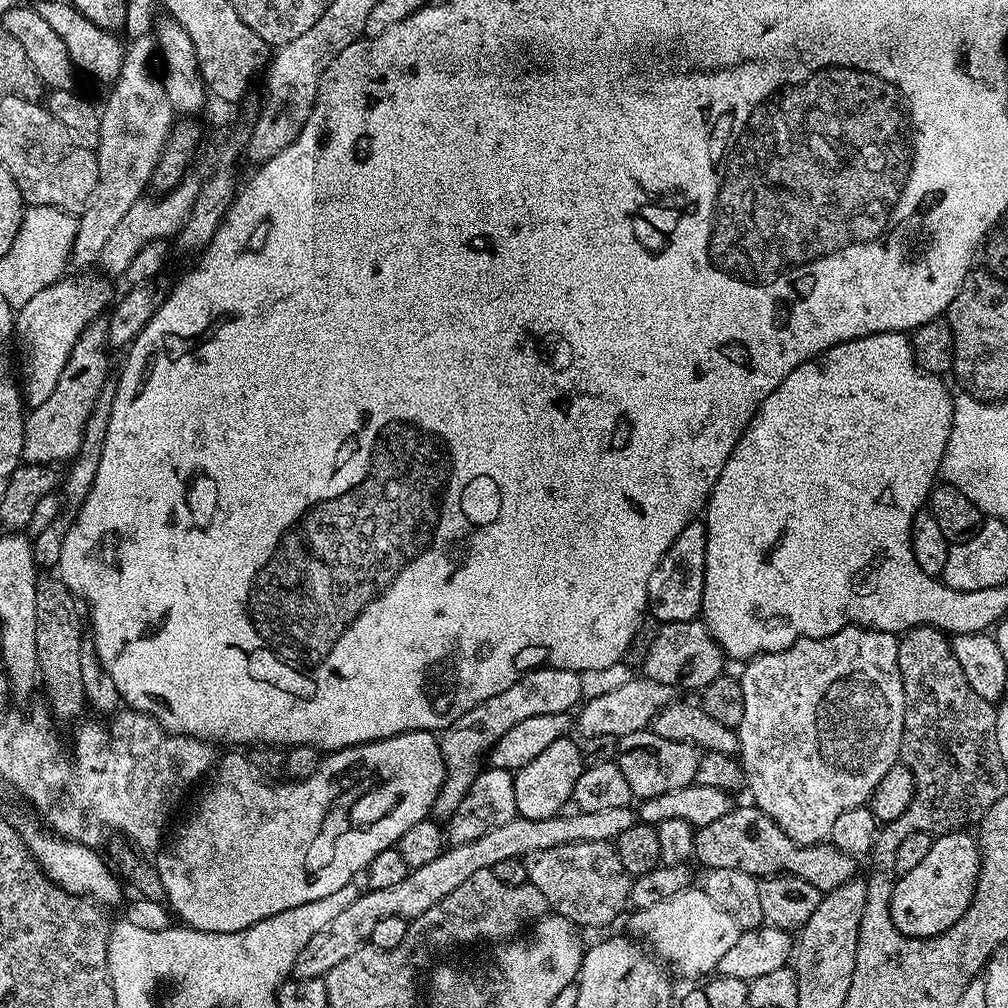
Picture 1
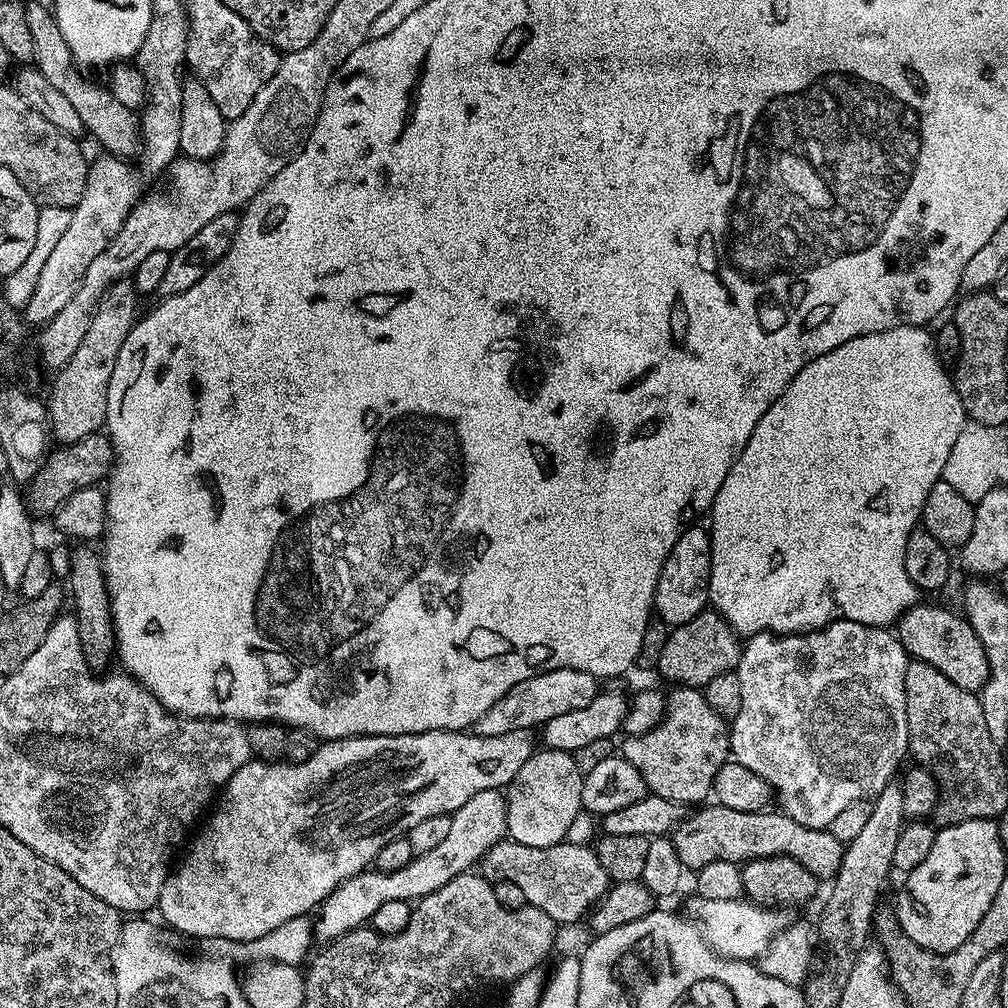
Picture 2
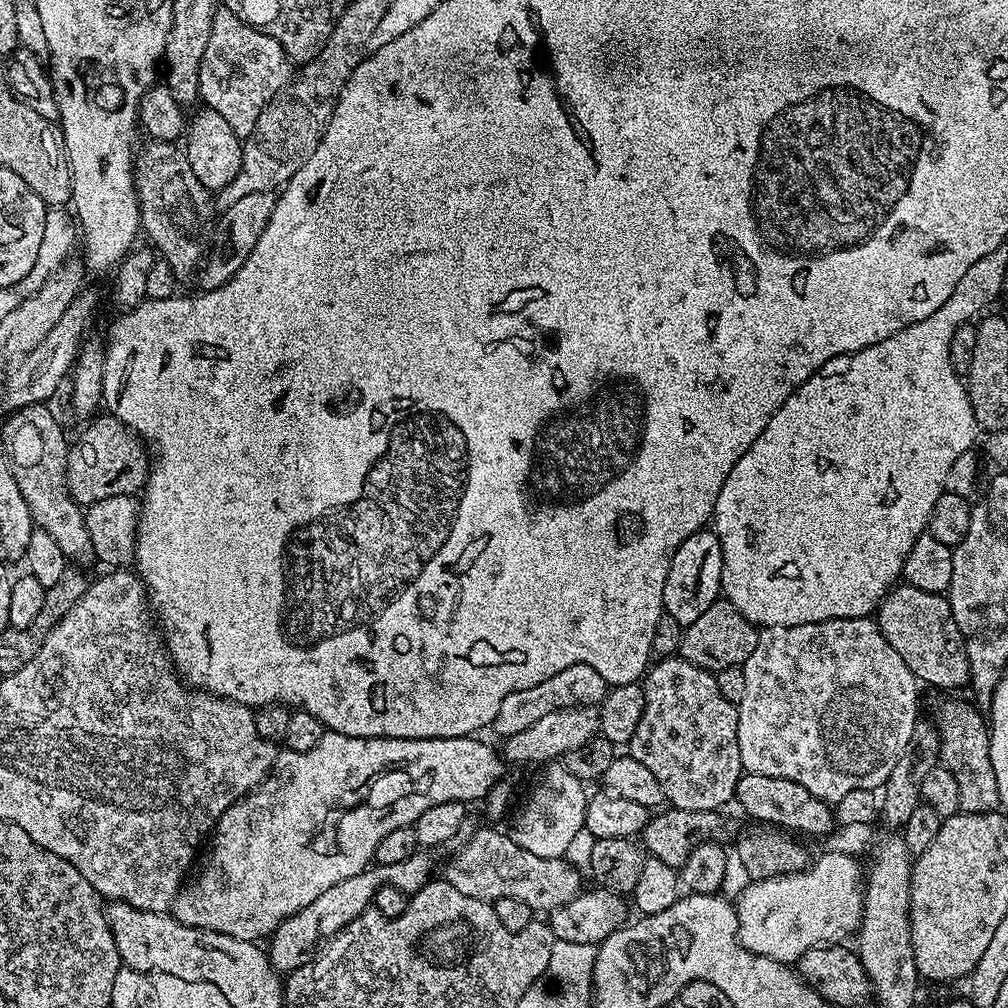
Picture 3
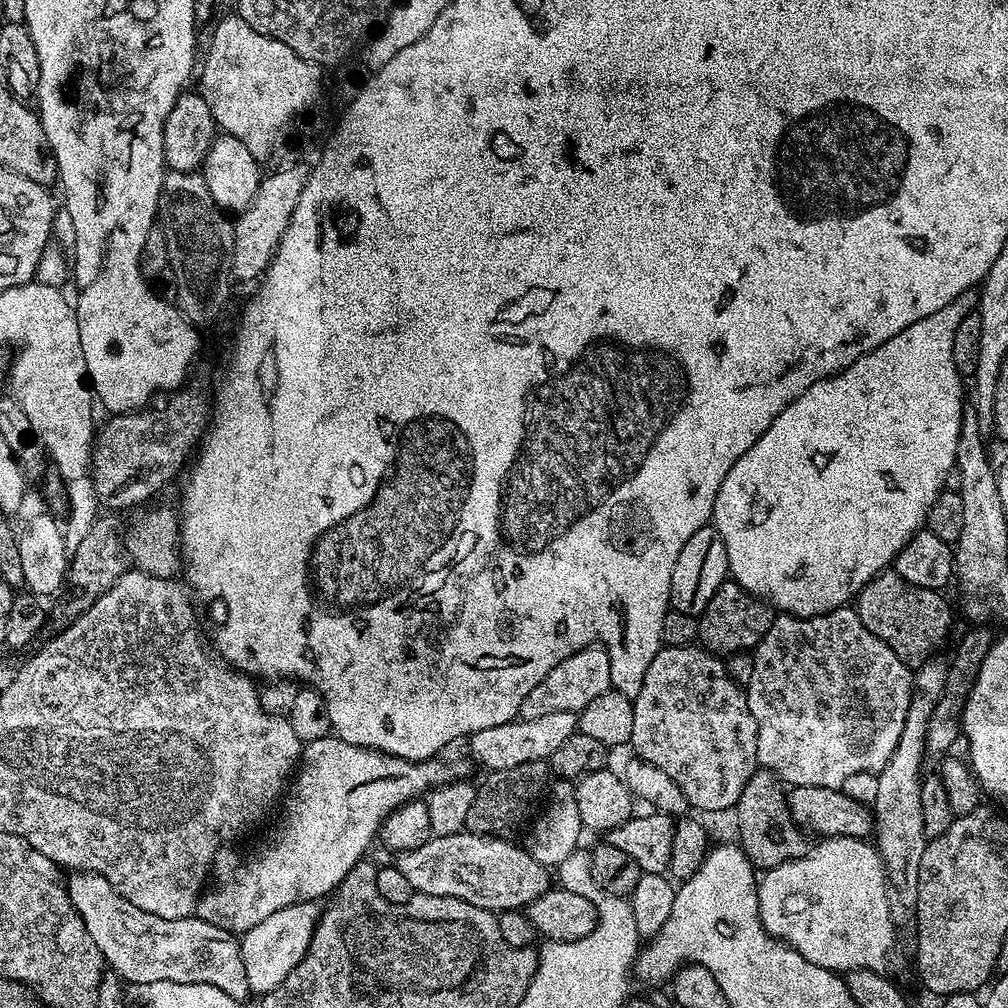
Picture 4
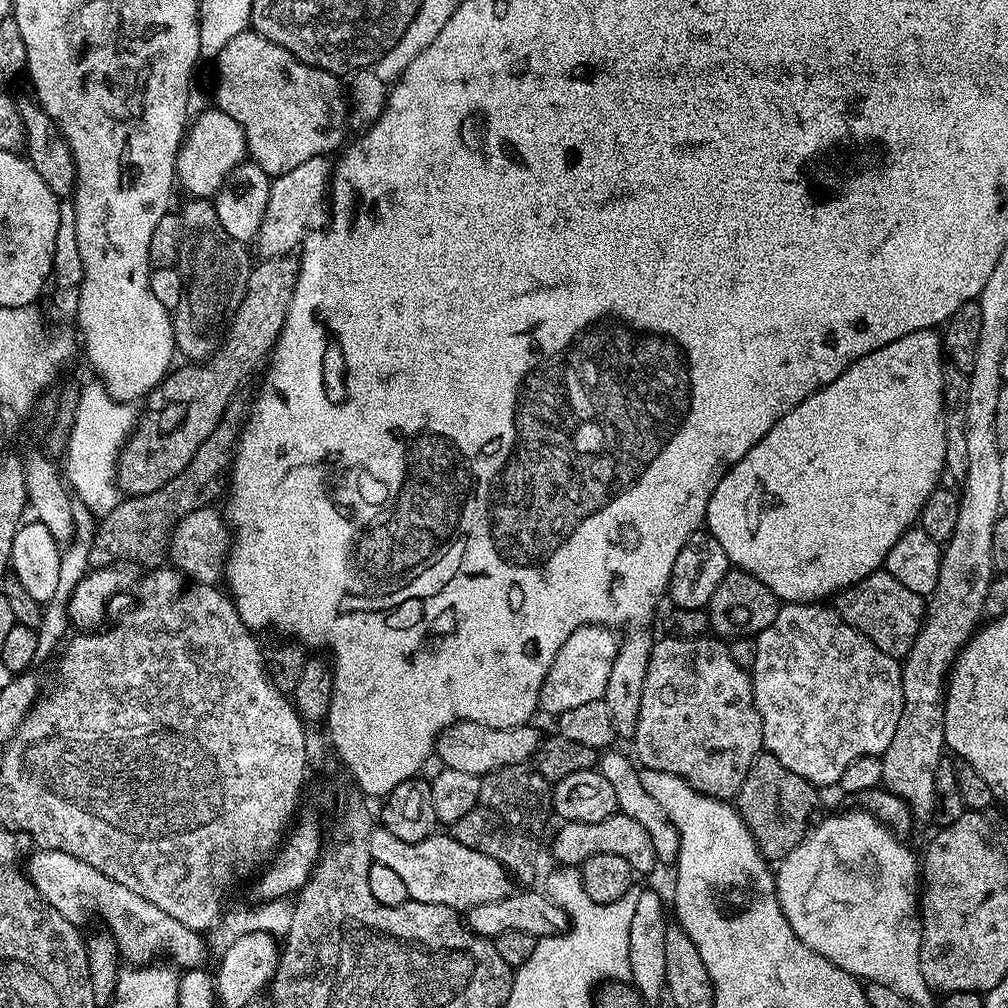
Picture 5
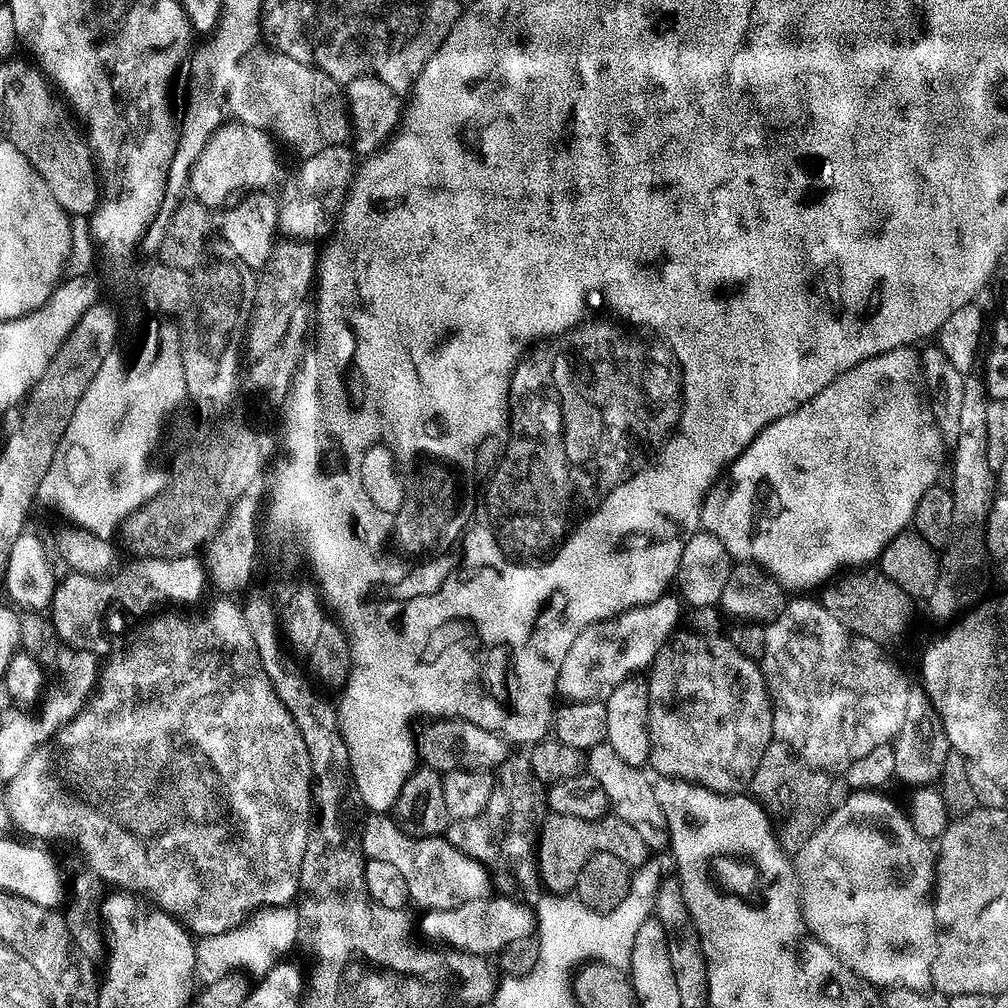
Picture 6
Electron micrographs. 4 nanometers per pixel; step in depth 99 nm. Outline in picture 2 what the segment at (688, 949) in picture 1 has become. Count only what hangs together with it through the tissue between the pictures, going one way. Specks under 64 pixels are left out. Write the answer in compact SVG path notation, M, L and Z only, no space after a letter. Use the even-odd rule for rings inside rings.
M692 898L688 908L687 911L691 913L700 931L704 933L704 941L718 955L724 956L728 960L755 961L763 956L774 937L784 931L790 923L787 911L761 907L747 898L727 900L726 902Z

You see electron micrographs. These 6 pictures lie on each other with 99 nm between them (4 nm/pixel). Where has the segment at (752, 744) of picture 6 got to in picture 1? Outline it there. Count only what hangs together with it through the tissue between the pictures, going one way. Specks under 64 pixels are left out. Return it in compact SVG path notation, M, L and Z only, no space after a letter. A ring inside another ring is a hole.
M645 730L619 737L614 763L625 775L633 797L649 800L658 794L682 790L682 786L695 784L700 760L701 753L694 745L674 742L670 738L654 734L651 730Z

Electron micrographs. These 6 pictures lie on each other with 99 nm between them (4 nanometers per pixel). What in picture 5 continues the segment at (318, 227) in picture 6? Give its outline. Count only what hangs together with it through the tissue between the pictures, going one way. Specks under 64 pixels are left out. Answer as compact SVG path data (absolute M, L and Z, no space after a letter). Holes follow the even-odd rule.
M319 156L318 158L310 158L310 162L302 162L302 166L294 166L294 170L290 170L286 174L275 177L270 186L270 202L266 202L266 214L262 218L262 226L260 233L256 235L254 247L256 247L255 255L260 260L269 260L270 258L278 258L295 253L301 247L302 241L310 231L308 223L312 220L312 215L320 208L320 203L325 203L326 193L330 188L330 177L333 165L330 163L328 156Z

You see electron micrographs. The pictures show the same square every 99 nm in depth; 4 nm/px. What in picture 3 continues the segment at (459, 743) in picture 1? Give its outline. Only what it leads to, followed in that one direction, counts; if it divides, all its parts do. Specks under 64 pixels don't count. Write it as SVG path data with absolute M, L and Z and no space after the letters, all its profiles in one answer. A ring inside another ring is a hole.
M575 664L554 674L554 678L546 678L546 682L538 682L538 686L530 686L530 690L514 690L514 694L506 694L502 707L498 709L490 726L491 731L496 731L500 738L512 732L518 734L529 726L534 726L534 722L539 722L546 714L554 714L554 710L599 705L608 690L609 685L604 676L598 674L598 670L585 664Z

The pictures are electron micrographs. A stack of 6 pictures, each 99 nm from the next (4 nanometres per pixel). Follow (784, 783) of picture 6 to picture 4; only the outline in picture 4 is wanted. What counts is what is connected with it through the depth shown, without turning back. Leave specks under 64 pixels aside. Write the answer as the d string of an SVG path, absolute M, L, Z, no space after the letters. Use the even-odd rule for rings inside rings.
M757 770L746 782L742 794L734 809L736 815L736 832L741 850L757 870L767 870L774 866L782 866L782 862L797 860L806 855L809 841L805 833L796 824L788 809L788 797L785 785L780 777L767 770Z

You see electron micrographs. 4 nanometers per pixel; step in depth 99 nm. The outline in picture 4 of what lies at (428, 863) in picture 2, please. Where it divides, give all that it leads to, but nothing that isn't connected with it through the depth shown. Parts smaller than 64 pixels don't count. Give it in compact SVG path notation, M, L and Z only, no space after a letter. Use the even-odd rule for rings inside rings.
M315 900L286 906L270 914L270 918L258 922L254 930L245 932L239 937L242 962L246 966L248 986L253 993L263 994L286 982L286 974L290 974L290 970L294 970L294 966L302 962L310 946L321 911L321 905Z

